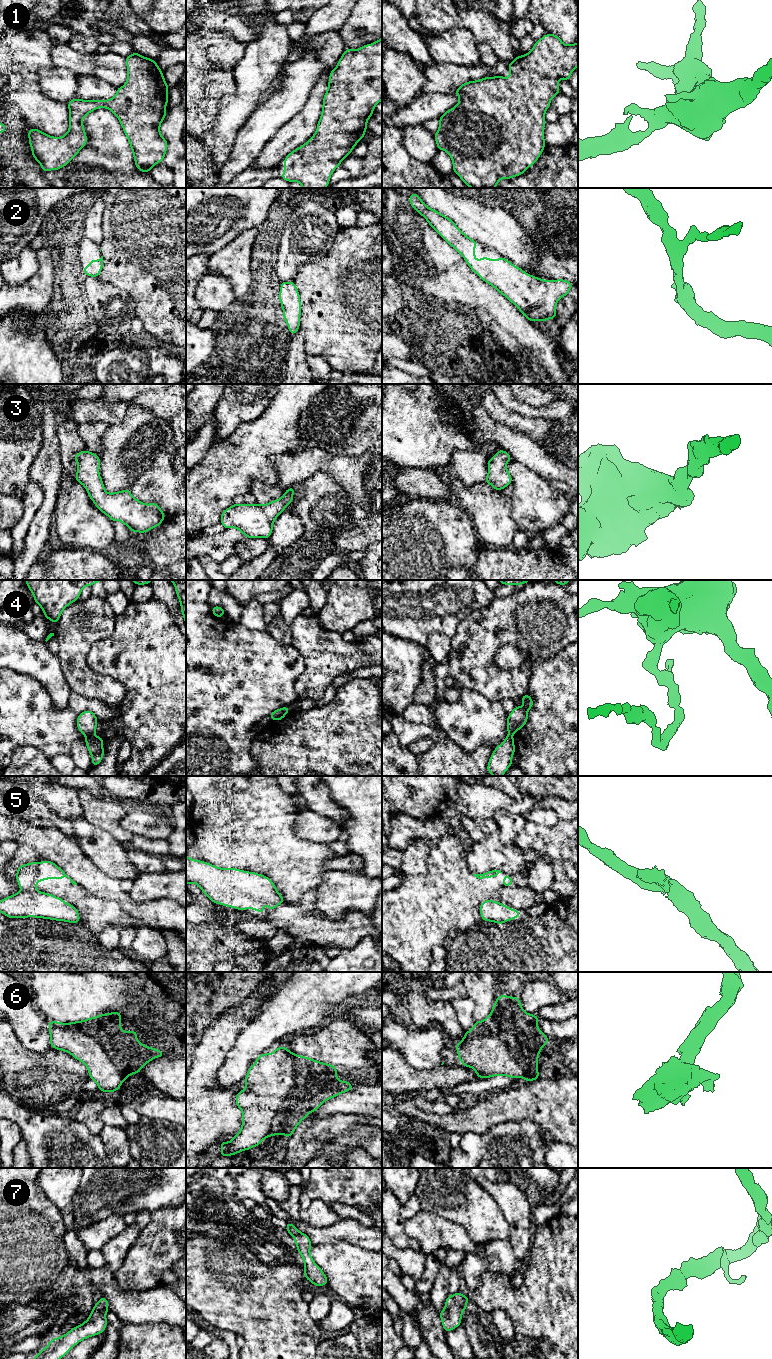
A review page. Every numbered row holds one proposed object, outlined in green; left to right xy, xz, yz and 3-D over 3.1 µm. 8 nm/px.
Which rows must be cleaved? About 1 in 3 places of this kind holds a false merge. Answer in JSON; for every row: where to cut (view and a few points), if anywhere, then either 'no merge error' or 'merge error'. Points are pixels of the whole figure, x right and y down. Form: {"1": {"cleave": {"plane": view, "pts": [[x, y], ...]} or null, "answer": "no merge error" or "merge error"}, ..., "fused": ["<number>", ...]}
{"1": {"cleave": null, "answer": "no merge error"}, "2": {"cleave": null, "answer": "no merge error"}, "3": {"cleave": null, "answer": "no merge error"}, "4": {"cleave": {"plane": "xy", "pts": [[93, 733], [86, 736]]}, "answer": "merge error"}, "5": {"cleave": null, "answer": "no merge error"}, "6": {"cleave": null, "answer": "no merge error"}, "7": {"cleave": null, "answer": "no merge error"}, "fused": ["4"]}

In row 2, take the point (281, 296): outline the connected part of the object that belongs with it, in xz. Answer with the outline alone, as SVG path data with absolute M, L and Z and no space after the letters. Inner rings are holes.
M295 281L280 282L279 300L285 319L291 334L296 334L300 327L301 302Z

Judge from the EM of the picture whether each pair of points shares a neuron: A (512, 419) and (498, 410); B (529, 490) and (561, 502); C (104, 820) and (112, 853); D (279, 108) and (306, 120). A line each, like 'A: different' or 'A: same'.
A: same
B: same
C: different
D: different

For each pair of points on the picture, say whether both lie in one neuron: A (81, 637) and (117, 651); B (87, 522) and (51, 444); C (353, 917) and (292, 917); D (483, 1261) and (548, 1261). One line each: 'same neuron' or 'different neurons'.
A: different neurons
B: different neurons
C: same neuron
D: different neurons

